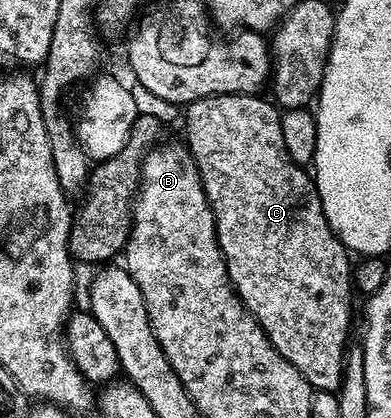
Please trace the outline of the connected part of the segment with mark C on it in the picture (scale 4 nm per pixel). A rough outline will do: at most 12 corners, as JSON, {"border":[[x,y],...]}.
{"border":[[260,95],[187,104],[228,276],[339,392],[354,263]]}

